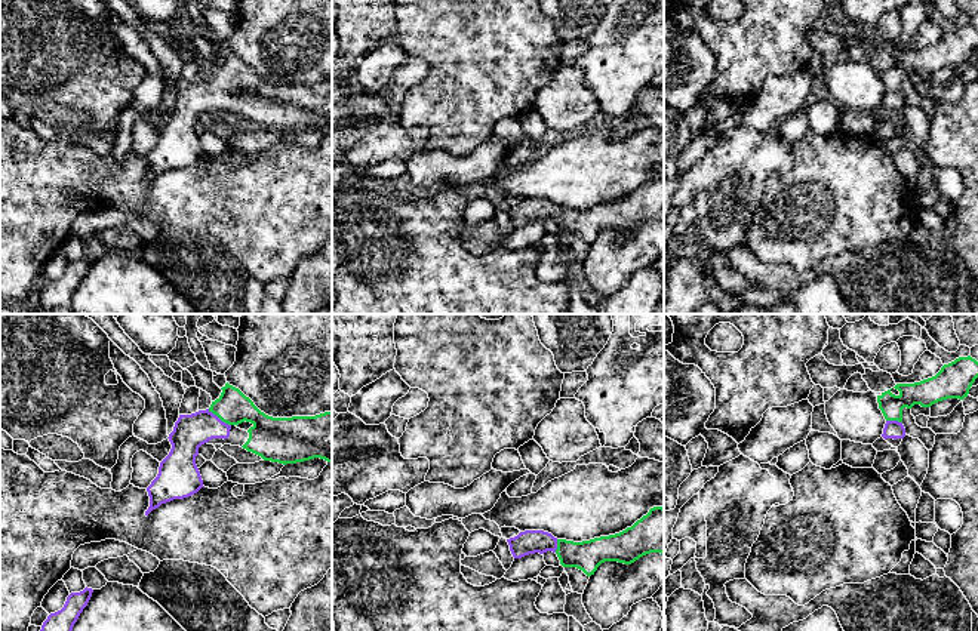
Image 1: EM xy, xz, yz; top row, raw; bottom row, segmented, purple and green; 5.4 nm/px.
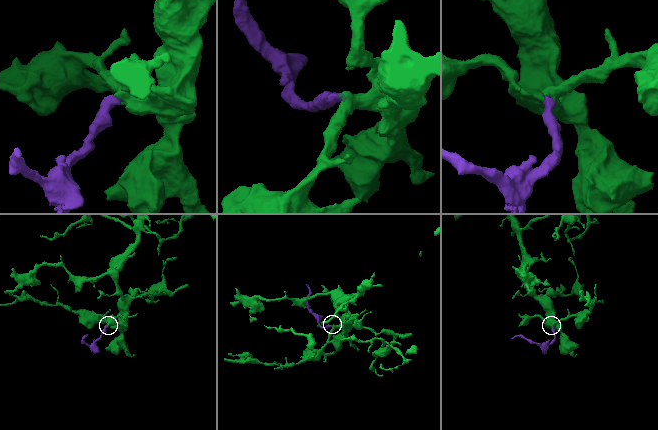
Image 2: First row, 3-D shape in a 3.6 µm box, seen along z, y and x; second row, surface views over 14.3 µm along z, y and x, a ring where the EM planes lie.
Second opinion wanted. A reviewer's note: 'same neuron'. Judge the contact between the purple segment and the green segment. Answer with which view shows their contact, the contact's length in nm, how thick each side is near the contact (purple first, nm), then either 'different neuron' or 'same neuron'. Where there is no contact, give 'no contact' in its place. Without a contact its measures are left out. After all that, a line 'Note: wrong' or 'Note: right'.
meets purple in xy; contact 160 nm long; 190 nm thick on the purple side, 190 nm on the other; same neuron
Note: right

